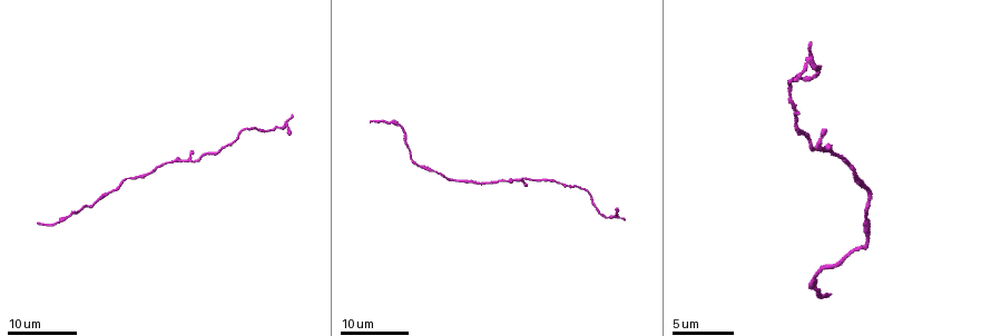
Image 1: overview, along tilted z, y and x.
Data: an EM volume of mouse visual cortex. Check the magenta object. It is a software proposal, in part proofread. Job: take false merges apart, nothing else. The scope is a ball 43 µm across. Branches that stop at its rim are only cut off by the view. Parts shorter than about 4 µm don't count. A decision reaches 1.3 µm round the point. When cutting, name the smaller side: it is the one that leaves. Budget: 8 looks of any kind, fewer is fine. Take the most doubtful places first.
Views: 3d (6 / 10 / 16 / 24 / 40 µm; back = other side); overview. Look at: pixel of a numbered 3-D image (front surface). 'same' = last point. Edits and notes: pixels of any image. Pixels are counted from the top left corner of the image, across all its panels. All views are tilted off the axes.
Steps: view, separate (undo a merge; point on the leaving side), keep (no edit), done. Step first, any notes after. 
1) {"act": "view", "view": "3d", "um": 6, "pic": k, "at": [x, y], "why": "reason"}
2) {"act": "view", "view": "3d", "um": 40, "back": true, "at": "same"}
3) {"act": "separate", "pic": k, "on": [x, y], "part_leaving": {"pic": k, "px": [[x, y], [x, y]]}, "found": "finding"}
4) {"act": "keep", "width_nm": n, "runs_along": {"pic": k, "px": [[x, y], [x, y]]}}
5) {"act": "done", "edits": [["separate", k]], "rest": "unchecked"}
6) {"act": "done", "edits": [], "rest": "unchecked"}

{"act": "view", "view": "3d", "um": 16, "pic": 1, "at": [819, 147], "why": "thick turns thin"}

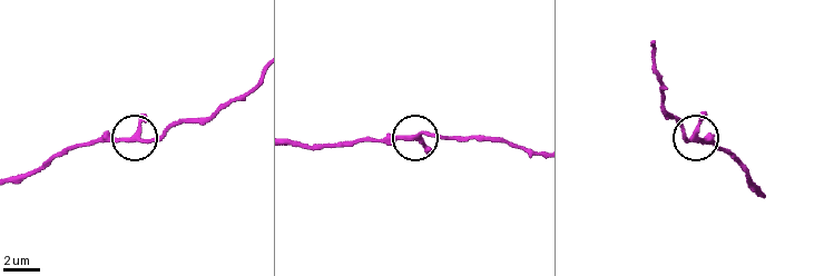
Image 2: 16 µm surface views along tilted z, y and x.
{"act": "view", "view": "3d", "um": 6, "pic": 2, "at": [135, 140]}

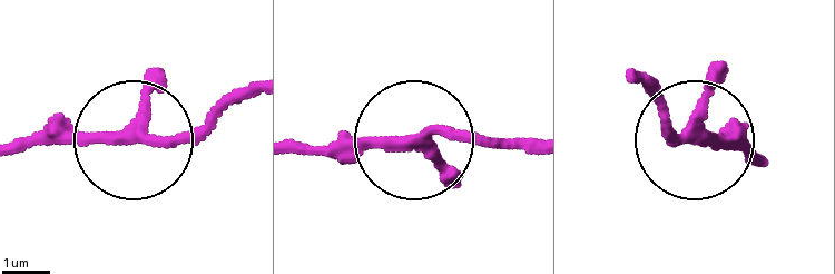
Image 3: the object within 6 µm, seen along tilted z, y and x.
{"act": "keep", "runs_along": {"pic": 3, "px": [[295, 147], [413, 139], [445, 126], [524, 145]]}, "found": "all the same neuron"}

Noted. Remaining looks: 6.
{"act": "view", "view": "3d", "um": 16, "pic": 1, "at": [818, 269], "why": "thick turns thin"}

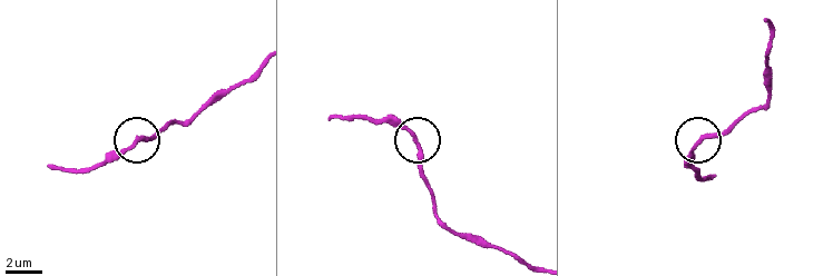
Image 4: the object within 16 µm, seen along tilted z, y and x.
{"act": "view", "view": "3d", "um": 10, "pic": 4, "at": [418, 140], "why": "closer look"}

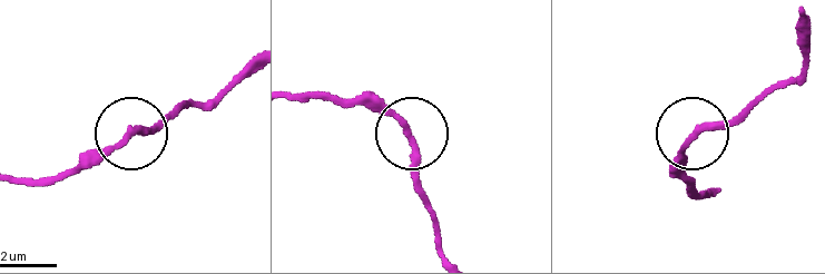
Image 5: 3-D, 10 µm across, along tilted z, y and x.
{"act": "keep", "runs_along": {"pic": 5, "px": [[253, 70], [207, 101], [178, 103], [76, 172]]}, "found": "continuous, no second neuron"}

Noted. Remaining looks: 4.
{"act": "view", "view": "3d", "um": 16, "pic": 1, "at": [419, 165]}

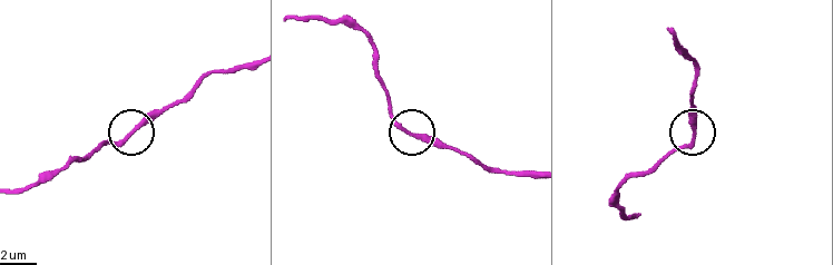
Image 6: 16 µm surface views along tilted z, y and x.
{"act": "view", "view": "3d", "um": 10, "pic": 6, "at": [692, 134]}

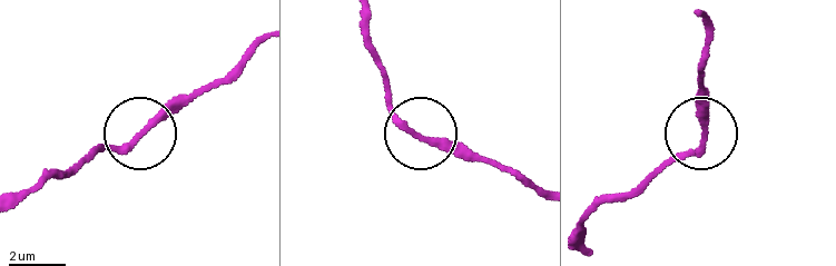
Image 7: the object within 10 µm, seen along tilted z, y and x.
{"act": "keep", "width_nm": 220, "found": "continuous, no second neuron"}

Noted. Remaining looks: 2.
{"act": "view", "view": "3d", "um": 24, "pic": 1, "at": [476, 180], "why": "thick turns thin"}

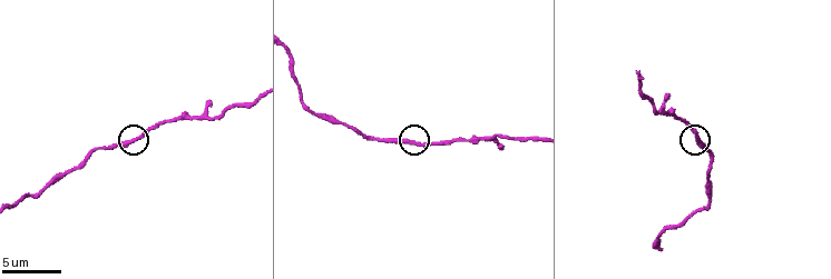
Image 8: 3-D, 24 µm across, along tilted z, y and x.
{"act": "view", "view": "3d", "um": 10, "pic": 8, "at": [698, 138]}

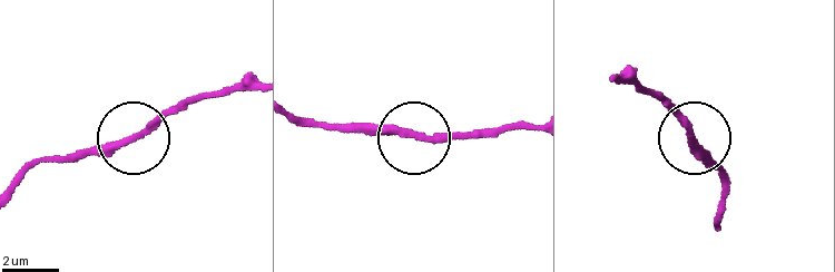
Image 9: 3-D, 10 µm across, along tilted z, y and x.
{"act": "keep", "runs_along": {"pic": 9, "px": [[482, 130], [376, 136], [350, 129]]}, "found": "all the same neuron"}

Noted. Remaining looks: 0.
{"act": "done", "edits": [], "rest": "unchecked"}

